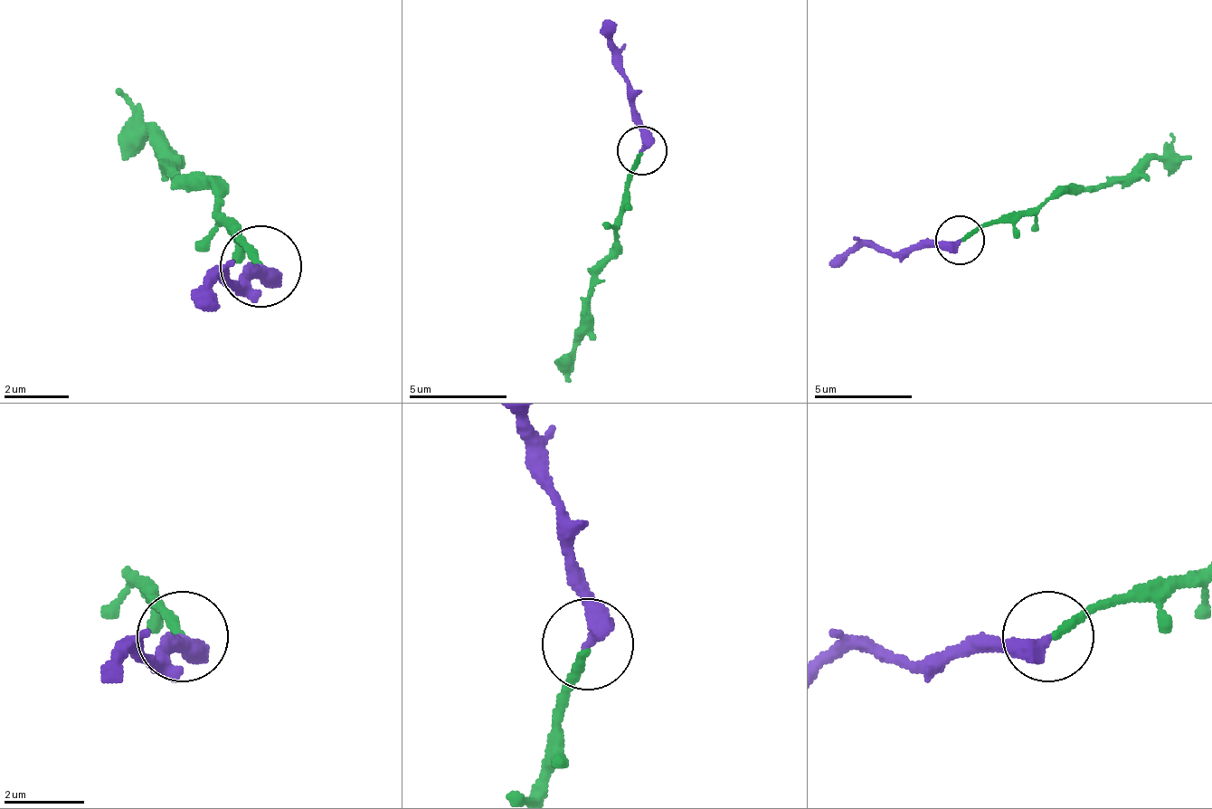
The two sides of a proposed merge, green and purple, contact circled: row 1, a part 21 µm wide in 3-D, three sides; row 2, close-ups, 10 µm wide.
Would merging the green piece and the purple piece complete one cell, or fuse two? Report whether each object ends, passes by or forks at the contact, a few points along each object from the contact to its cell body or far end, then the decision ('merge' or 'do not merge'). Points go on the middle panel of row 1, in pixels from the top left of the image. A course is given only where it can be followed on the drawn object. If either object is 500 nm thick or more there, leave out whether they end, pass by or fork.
green ends; purple ends; course green (640, 154), (626, 178), (626, 208), (616, 247), (596, 277), (591, 326), (572, 346), (566, 380); course purple (640, 148), (630, 80), (620, 51), (606, 21); merge

